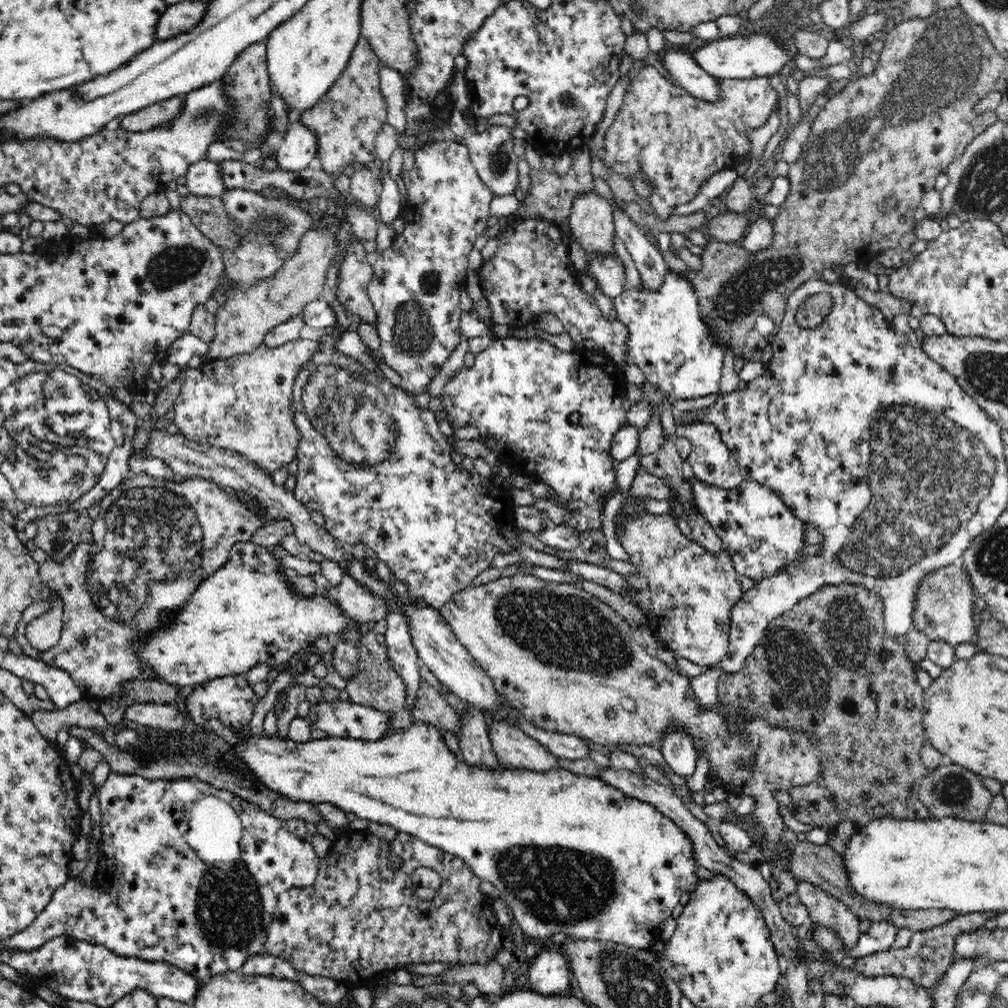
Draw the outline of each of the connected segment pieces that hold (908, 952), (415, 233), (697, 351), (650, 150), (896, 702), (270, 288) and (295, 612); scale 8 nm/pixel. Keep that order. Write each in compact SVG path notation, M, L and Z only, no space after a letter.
M988 910L986 912L972 912L956 915L953 919L945 922L944 925L932 927L925 931L914 931L912 940L906 948L888 949L878 951L873 954L858 957L855 961L854 970L864 976L897 976L906 977L913 980L916 984L924 986L932 992L946 974L948 966L952 964L955 955L954 938L958 934L968 931L982 929L986 920L996 918L1000 912Z
M431 141L426 143L415 153L412 169L403 173L402 177L407 188L407 206L402 213L401 221L398 224L399 231L392 244L386 250L380 252L380 255L373 260L374 273L372 273L370 283L367 285L367 294L378 316L375 328L380 336L381 348L379 351L384 357L384 362L401 376L401 386L411 395L417 395L425 392L426 386L432 382L436 372L442 368L442 364L448 360L448 356L454 352L456 346L463 340L460 333L460 318L463 312L460 308L460 295L467 291L468 254L470 254L475 240L486 230L486 222L492 216L490 201L494 199L494 195L491 194L490 190L487 190L486 184L482 183L482 179L479 178L478 171L475 170L472 164L470 151L467 150L466 145L456 143L456 141Z
M667 268L664 284L656 291L625 289L621 296L613 300L617 320L627 326L626 351L623 352L628 364L638 365L647 382L651 382L672 399L690 400L716 394L720 388L720 372L724 364L724 351L708 335L699 315L698 294L686 280Z
M646 65L631 82L613 123L606 130L604 150L602 152L590 150L590 154L592 156L598 154L612 170L624 174L626 178L638 176L638 168L642 168L646 180L650 178L656 184L652 188L652 198L650 198L650 204L658 214L656 219L666 220L672 208L694 200L702 183L706 182L712 174L721 170L736 169L743 162L745 154L750 152L752 132L766 122L778 104L778 93L768 79L768 77L716 78L717 99L710 101L692 96L678 84L673 84L668 78L658 74L654 66Z
M843 584L843 585L824 585L823 587L818 588L816 592L809 594L805 599L799 600L789 611L786 611L782 616L774 618L771 620L770 624L767 625L765 632L763 633L762 639L756 644L754 652L747 656L745 663L740 671L734 674L722 673L720 680L718 680L718 696L719 702L728 710L729 715L734 715L735 722L738 723L739 730L744 728L742 722L750 722L752 718L759 718L761 722L768 722L770 726L786 726L786 728L800 728L800 730L806 730L812 738L812 732L814 728L836 728L836 742L826 742L826 808L830 808L830 824L836 824L846 821L846 818L854 820L854 822L870 822L870 820L876 820L878 816L902 816L902 820L912 820L912 816L924 816L925 818L931 818L930 812L926 809L926 806L922 806L921 800L918 800L918 782L922 782L922 778L929 776L931 770L926 769L926 766L922 763L920 752L924 745L928 744L927 738L925 735L925 730L923 727L923 702L924 702L924 689L918 686L917 681L917 672L920 669L920 666L913 662L910 657L908 657L908 651L906 651L905 640L901 640L896 643L888 643L888 636L883 630L883 604L878 598L878 594L874 594L874 591L867 590L866 587L858 586L855 584Z
M338 226L309 229L301 236L297 251L272 278L260 280L252 288L234 288L226 306L220 306L215 314L216 334L212 342L208 343L208 358L222 360L224 357L254 352L263 345L265 337L275 326L292 317L301 316L306 304L322 298L324 276L330 262L338 256L336 230Z
M249 540L236 544L228 556L226 564L222 564L215 573L211 573L195 588L192 596L174 612L167 621L150 629L141 637L131 642L131 650L141 666L151 672L151 678L164 682L167 686L182 687L204 685L209 680L222 676L236 676L250 672L258 664L281 669L292 656L314 645L320 636L331 640L349 638L359 639L367 631L367 627L352 623L350 618L342 615L338 607L333 606L326 596L316 592L306 597L297 589L291 590L295 581L293 570L287 570L276 559L275 546L253 544Z

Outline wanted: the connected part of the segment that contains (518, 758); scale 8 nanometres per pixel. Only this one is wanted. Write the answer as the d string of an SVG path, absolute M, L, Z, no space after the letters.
M494 722L488 737L496 759L505 767L542 771L559 768L557 757L518 727Z

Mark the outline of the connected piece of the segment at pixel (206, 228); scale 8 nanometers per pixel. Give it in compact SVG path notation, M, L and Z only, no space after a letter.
M192 194L180 197L179 210L184 211L194 226L219 246L220 250L234 250L238 246L238 238L235 238L229 218L225 216L222 199Z

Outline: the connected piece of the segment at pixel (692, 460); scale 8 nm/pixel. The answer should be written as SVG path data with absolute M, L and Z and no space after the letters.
M706 423L688 424L681 432L691 443L686 465L699 482L730 490L743 481L738 463L714 426Z

